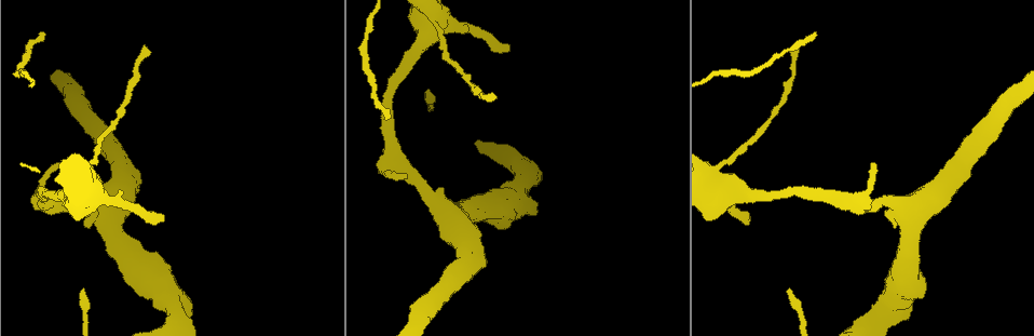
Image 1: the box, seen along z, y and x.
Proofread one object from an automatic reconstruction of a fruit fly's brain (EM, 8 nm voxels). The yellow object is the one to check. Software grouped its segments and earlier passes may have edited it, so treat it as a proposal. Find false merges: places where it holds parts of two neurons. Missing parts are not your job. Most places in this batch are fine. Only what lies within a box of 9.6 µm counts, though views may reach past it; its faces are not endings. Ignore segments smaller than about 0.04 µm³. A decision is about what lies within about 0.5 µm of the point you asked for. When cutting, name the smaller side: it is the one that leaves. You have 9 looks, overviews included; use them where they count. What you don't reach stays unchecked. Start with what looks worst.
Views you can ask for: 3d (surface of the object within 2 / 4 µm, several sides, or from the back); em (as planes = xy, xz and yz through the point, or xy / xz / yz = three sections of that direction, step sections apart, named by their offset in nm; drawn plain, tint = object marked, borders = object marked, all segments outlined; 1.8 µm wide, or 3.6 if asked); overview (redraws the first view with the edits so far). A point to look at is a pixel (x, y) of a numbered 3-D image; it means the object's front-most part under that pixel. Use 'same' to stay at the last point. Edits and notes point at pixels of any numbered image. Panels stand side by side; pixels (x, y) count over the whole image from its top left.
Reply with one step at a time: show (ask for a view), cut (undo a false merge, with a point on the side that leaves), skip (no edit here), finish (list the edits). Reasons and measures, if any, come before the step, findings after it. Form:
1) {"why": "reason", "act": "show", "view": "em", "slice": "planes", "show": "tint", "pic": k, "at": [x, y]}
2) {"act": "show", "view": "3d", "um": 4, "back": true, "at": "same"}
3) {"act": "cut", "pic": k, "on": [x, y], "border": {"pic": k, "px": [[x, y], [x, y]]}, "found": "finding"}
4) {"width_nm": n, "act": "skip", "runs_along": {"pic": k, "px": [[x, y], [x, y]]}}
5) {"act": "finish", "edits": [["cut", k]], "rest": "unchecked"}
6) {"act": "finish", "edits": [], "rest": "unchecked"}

{"why": "thick turns thin", "act": "show", "view": "em", "um": 3.6, "slice": "planes", "show": "tint", "pic": 1, "at": [427, 35]}

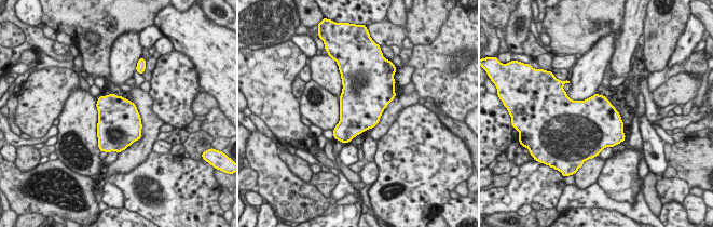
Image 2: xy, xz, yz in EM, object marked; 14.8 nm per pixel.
{"act": "skip", "found": "continuous, no second neuron"}

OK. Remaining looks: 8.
{"why": "sharp bend", "act": "show", "view": "3d", "um": 2, "pic": 1, "at": [50, 200]}

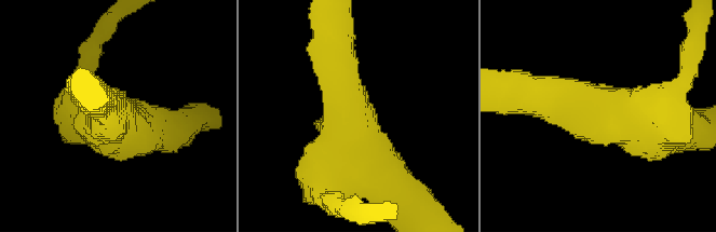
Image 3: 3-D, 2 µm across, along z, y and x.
{"act": "show", "view": "em", "slice": "planes", "show": "tint", "pic": 3, "at": [632, 117]}

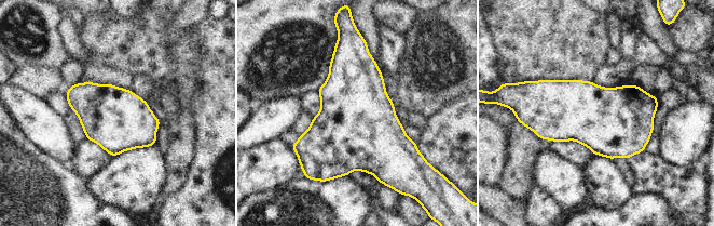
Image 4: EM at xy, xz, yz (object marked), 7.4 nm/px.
{"act": "skip", "found": "continuous, no second neuron"}

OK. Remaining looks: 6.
{"why": "calibre changes", "act": "show", "view": "3d", "um": 4, "pic": 1, "at": [521, 195]}

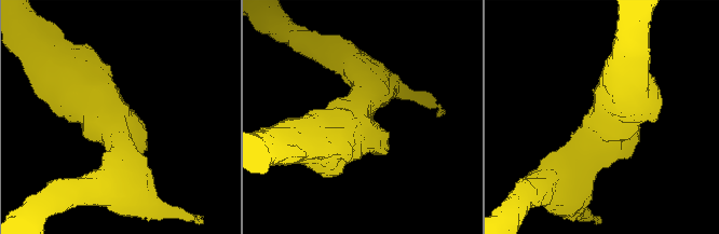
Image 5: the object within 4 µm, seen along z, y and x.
{"why": "now the EM", "act": "show", "view": "em", "um": 3.6, "slice": "xy", "step": 16, "show": "tint", "pic": 5, "at": [603, 130]}

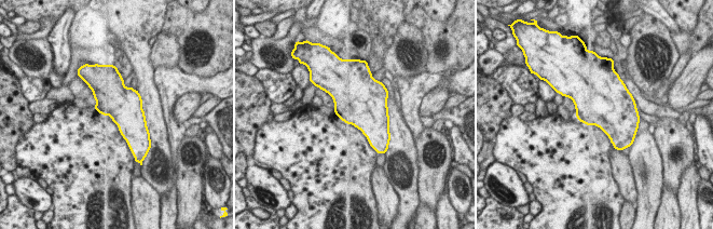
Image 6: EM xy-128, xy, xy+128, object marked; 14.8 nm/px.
{"why": "cut it another way", "act": "show", "view": "em", "um": 3.6, "slice": "planes", "show": "tint", "at": "same"}

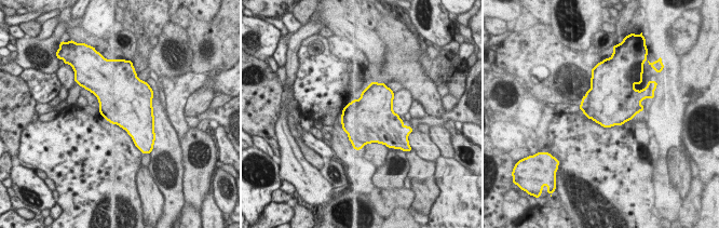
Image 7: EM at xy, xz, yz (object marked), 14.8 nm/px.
{"width_nm": 700, "act": "skip", "found": "all the same neuron"}

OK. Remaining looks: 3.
{"why": "calibre changes", "act": "show", "view": "3d", "um": 4, "pic": 1, "at": [436, 204]}

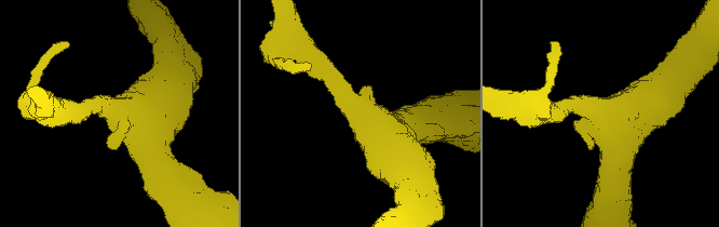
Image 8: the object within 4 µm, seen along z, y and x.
{"act": "show", "view": "em", "um": 3.6, "slice": "xz", "step": 4, "show": "tint", "pic": 8, "at": [363, 113]}

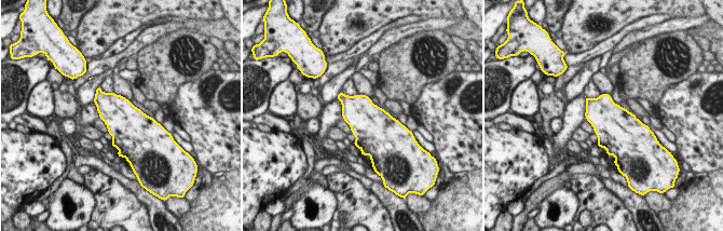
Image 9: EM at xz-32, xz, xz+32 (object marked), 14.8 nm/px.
{"act": "show", "view": "em", "um": 3.6, "slice": "planes", "show": "tint", "at": "same"}

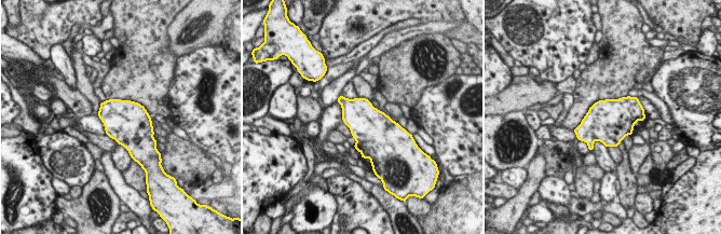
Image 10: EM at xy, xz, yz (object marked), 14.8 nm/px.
{"act": "skip", "found": "one neuron here"}

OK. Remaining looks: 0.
{"act": "finish", "edits": [], "rest": "unchecked"}

